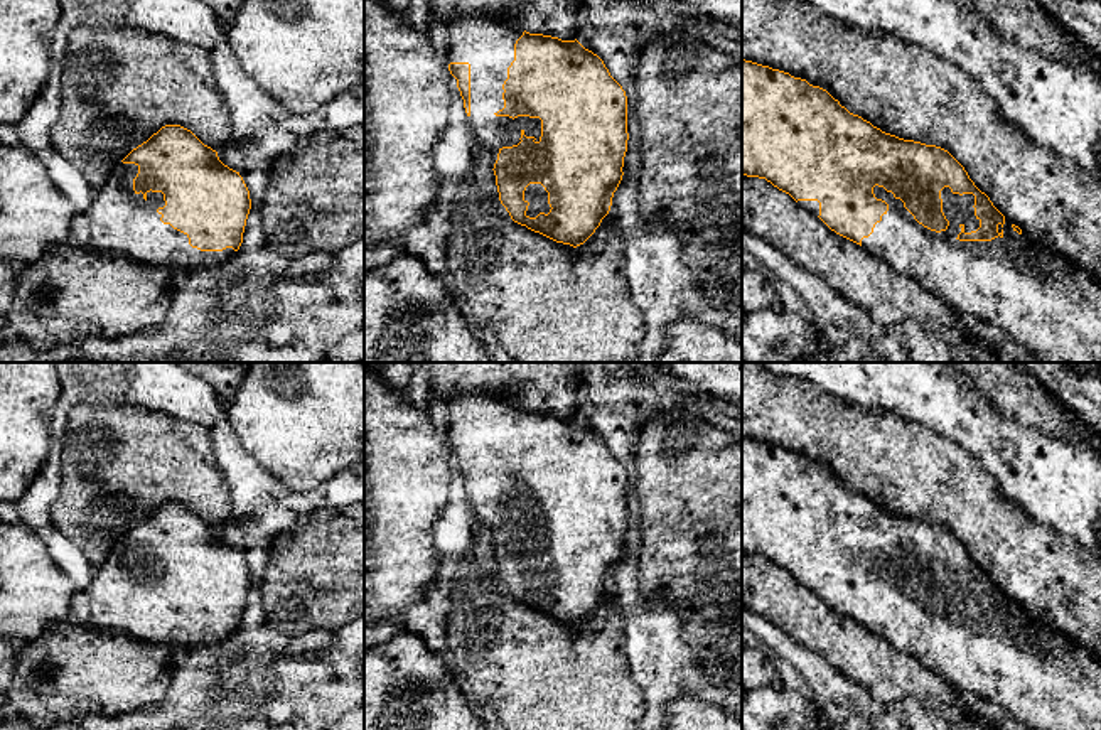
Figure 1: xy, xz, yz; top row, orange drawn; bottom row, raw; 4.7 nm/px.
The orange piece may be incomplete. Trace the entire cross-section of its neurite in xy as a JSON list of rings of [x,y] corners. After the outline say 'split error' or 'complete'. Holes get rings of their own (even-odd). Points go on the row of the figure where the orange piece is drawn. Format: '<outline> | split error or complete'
[[[165,125],[133,148],[96,192],[91,202],[89,244],[143,266],[185,271],[218,268],[239,250],[250,209],[250,191],[239,172],[224,165],[218,152],[204,145],[191,130]]] | split error

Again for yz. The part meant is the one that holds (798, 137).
[[[742,59],[742,175],[765,179],[789,194],[804,211],[818,216],[836,234],[877,255],[895,273],[914,280],[932,295],[943,298],[958,314],[973,315],[998,327],[1042,362],[1101,362],[1101,285],[1069,260],[1059,258],[1049,248],[1032,243],[975,185],[964,167],[948,150],[885,133],[862,116],[850,113],[826,89],[789,72]]] | split error

